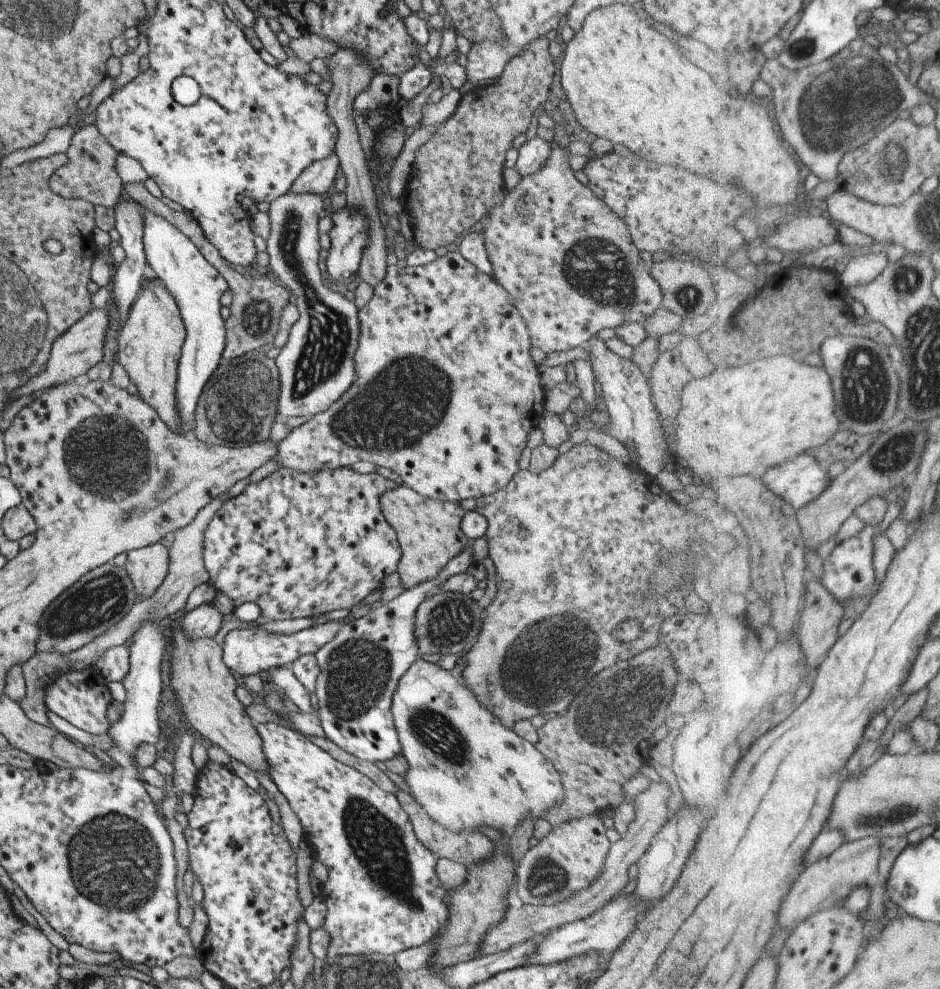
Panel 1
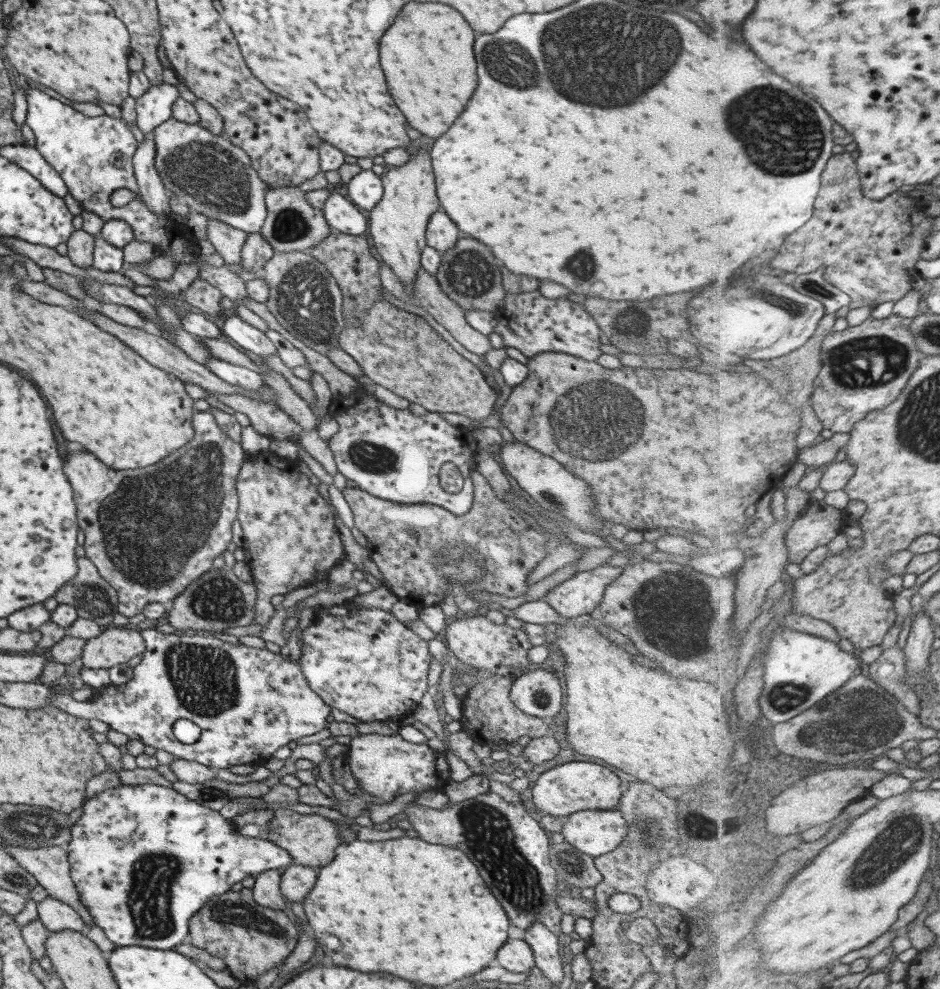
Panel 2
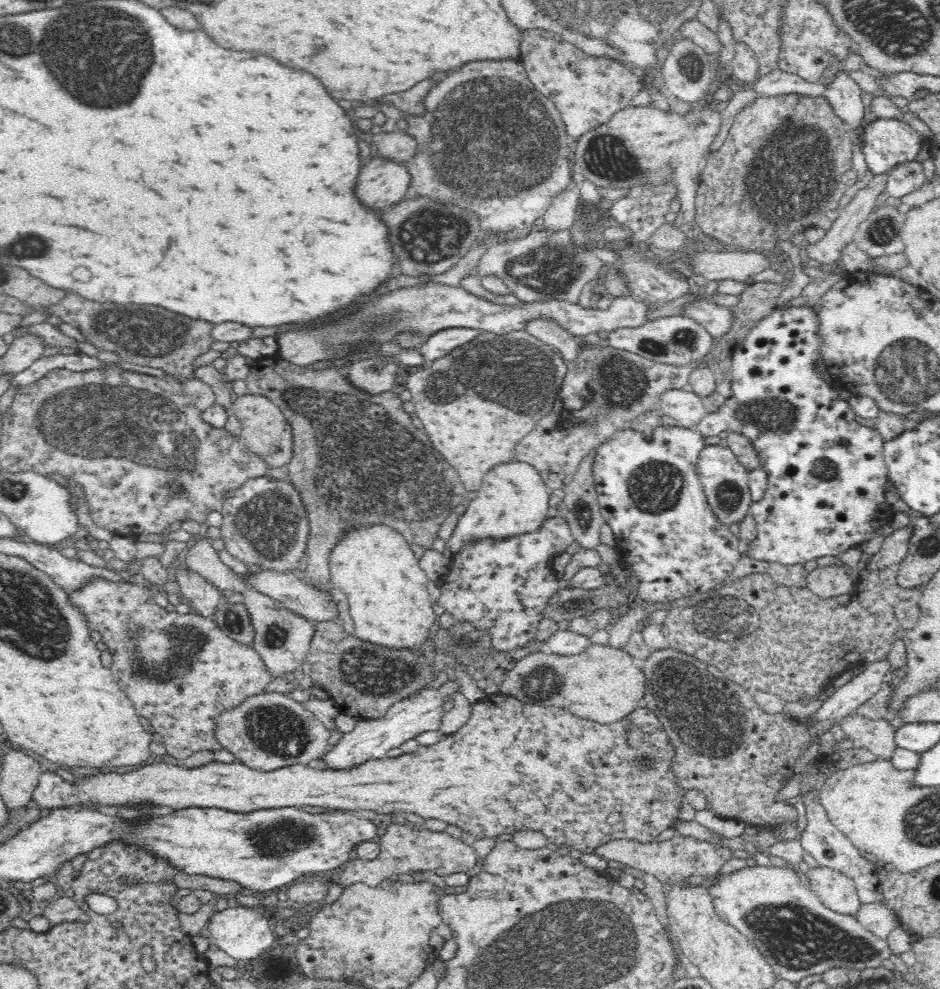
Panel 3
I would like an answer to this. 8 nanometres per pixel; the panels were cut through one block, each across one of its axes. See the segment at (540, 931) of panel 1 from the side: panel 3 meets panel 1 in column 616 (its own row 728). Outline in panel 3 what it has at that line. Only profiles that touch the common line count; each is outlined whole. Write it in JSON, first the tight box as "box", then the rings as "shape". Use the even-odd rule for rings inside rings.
{"box":[838,712,896,758],"shape":[[[852,712],[840,719],[838,724],[846,737],[870,749],[880,758],[888,758],[896,748],[895,728],[890,724],[890,718],[872,720]]]}

